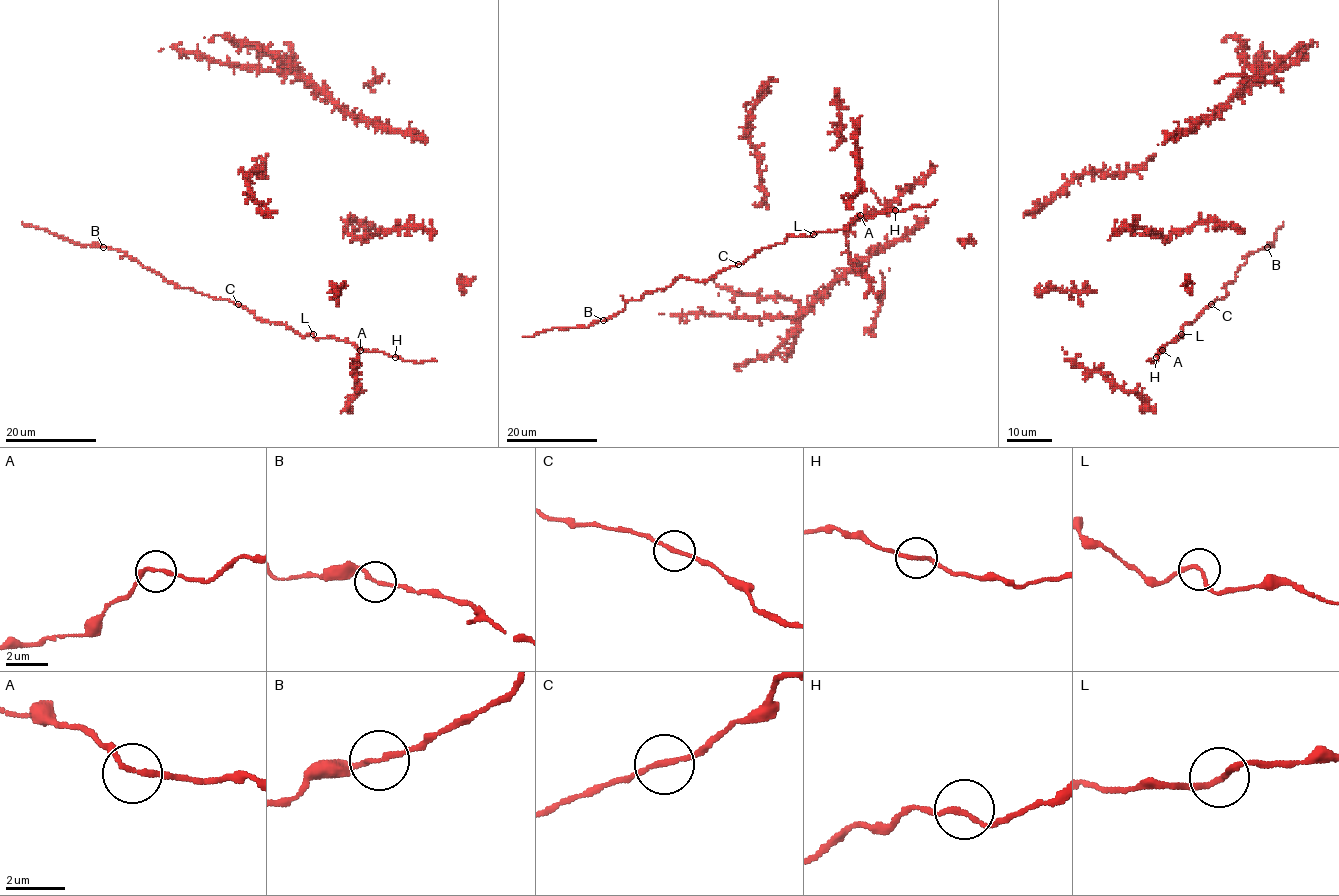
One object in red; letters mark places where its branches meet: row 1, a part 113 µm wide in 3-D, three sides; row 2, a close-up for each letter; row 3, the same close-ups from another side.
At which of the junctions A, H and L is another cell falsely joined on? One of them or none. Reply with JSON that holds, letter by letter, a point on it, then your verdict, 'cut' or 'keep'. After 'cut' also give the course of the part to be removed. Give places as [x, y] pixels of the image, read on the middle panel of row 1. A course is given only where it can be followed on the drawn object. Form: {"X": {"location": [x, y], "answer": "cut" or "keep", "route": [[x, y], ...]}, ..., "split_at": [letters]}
{"A": {"location": [860, 215], "answer": "keep"}, "H": {"location": [895, 210], "answer": "keep"}, "L": {"location": [813, 234], "answer": "keep"}, "split_at": []}

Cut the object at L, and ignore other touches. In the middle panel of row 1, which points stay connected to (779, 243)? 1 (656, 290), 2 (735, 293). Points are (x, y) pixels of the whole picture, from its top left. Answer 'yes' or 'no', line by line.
1: yes
2: no

